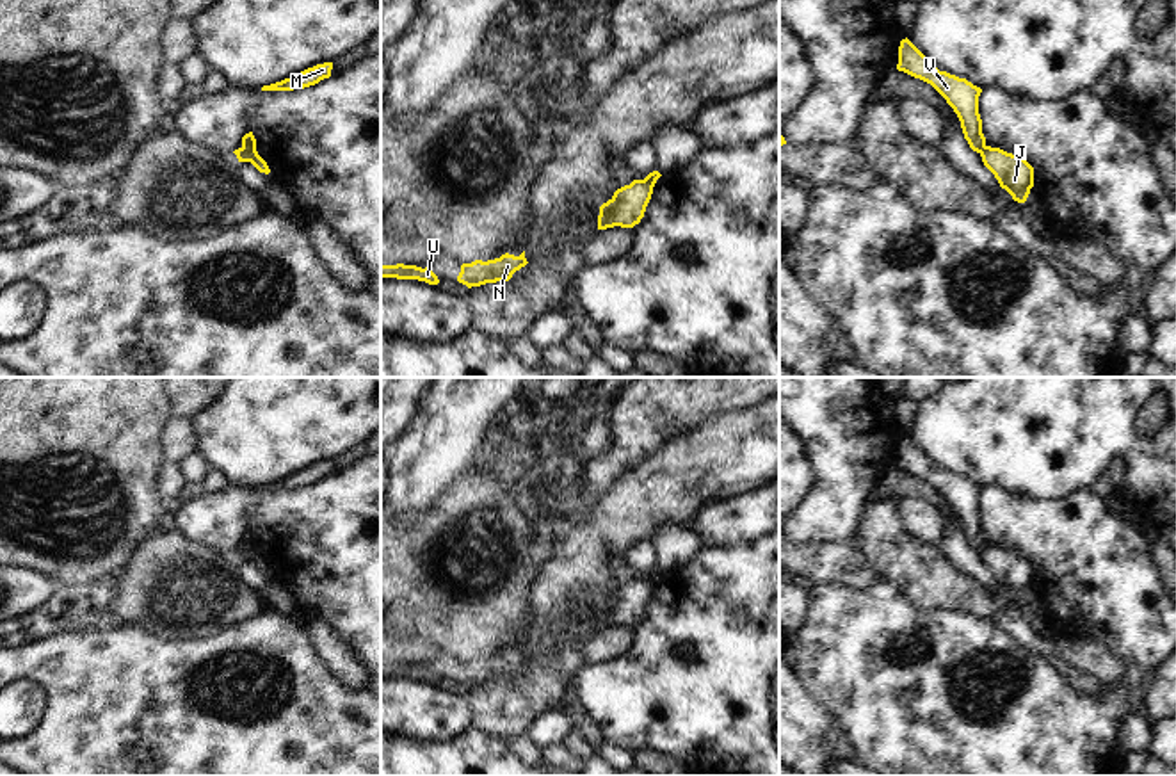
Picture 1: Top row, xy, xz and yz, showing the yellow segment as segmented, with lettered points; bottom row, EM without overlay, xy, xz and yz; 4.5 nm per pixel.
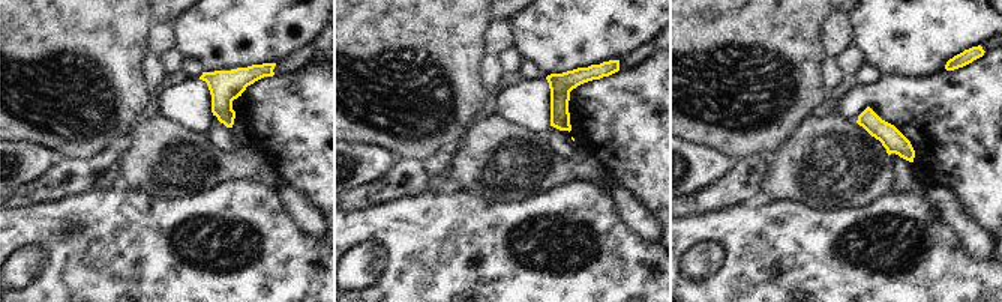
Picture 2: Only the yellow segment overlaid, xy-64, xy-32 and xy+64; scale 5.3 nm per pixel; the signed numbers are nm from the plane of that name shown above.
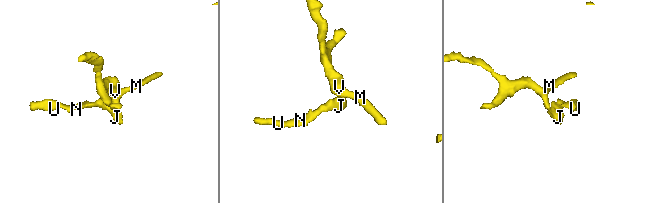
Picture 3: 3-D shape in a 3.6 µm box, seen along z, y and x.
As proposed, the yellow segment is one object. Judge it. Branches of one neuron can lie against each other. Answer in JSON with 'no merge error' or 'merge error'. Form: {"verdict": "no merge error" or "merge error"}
{"verdict": "merge error"}

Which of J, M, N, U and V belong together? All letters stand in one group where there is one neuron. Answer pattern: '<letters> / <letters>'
J N U / M V

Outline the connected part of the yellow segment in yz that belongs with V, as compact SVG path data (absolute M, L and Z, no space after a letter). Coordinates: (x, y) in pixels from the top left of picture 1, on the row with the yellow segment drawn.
M907 37L900 41L897 69L930 84L957 114L970 148L977 153L984 151L986 137L979 114L980 87L939 71Z

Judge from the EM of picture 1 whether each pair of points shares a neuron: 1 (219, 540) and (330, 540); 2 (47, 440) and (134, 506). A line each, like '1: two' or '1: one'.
1: one
2: one

